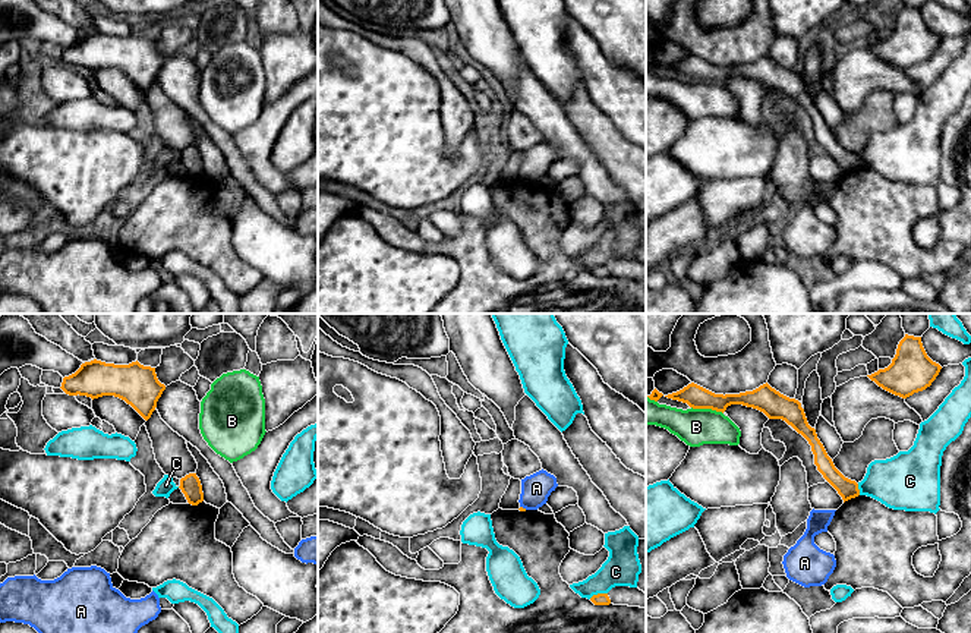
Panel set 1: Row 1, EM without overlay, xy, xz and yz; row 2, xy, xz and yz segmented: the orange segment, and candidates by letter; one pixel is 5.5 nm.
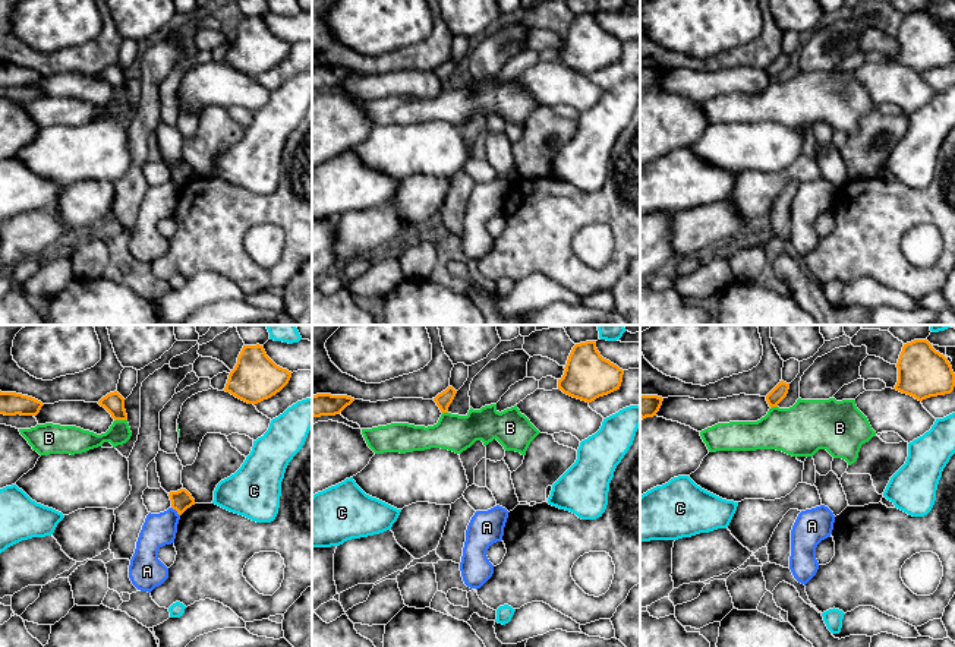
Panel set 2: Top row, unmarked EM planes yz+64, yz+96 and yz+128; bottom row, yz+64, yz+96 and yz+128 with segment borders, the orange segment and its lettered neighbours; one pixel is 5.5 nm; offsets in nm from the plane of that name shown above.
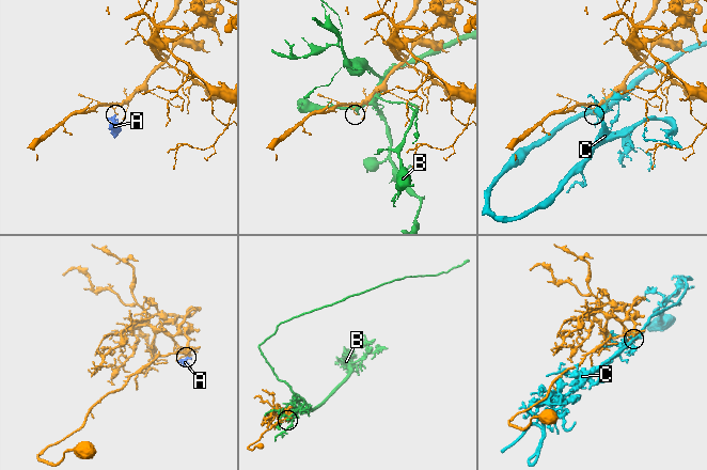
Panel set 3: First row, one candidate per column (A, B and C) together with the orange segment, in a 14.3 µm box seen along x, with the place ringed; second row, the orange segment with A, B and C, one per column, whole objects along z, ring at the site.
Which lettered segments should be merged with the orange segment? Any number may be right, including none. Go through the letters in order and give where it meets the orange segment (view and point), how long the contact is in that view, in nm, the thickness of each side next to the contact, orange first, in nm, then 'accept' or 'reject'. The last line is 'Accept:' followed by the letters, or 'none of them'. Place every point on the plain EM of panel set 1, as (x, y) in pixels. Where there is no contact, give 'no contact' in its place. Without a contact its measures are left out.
A: meets orange in xz at (522, 179); contact 40 nm long; 20 nm thick on the orange side, 160 nm on the other; reject
B: meets orange in yz at (708, 79); contact 180 nm long; 130 nm thick on the orange side, 200 nm on the other; reject
C: meets orange in xz at (598, 265); contact 110 nm long; 60 nm thick on the orange side, 190 nm on the other; reject
Accept: none of them

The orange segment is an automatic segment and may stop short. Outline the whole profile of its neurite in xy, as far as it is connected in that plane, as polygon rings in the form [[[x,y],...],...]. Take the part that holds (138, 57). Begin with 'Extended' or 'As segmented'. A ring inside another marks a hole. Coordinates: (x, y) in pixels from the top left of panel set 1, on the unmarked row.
As segmented. [[[94,31],[64,48],[60,60],[69,67],[79,66],[92,72],[103,67],[119,69],[148,92],[165,57],[158,53],[155,40],[144,38],[138,32],[114,37]]]

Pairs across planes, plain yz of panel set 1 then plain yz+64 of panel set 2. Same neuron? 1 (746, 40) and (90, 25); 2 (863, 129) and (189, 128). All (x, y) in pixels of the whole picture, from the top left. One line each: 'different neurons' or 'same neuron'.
1: different neurons
2: different neurons

